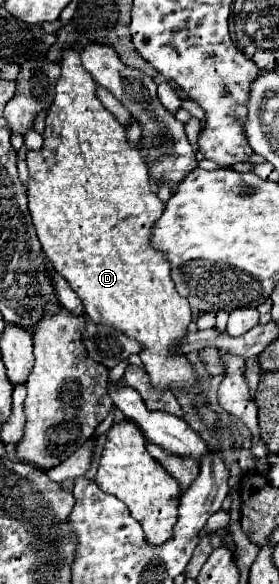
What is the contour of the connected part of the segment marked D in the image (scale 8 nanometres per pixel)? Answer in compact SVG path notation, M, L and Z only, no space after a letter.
M75 47L63 51L63 59L61 59L61 77L59 77L59 83L57 83L57 95L55 95L55 101L53 101L53 107L49 109L47 113L47 121L45 121L45 133L43 133L43 147L39 151L27 151L27 165L29 165L29 183L27 183L27 195L29 195L29 211L31 211L31 217L33 217L33 225L37 229L37 237L43 245L43 251L45 255L51 259L55 271L65 277L69 281L69 285L73 287L73 291L77 291L77 295L81 297L83 305L85 305L85 315L89 319L93 319L95 323L103 323L103 325L111 325L115 329L121 329L127 337L131 339L137 339L141 345L143 345L143 351L141 351L141 359L145 363L145 369L151 377L151 383L153 387L157 389L191 389L195 387L197 383L197 377L195 377L195 371L191 367L191 363L187 361L187 357L183 353L179 355L171 355L171 345L183 337L187 333L187 325L191 323L191 307L189 307L189 301L185 301L177 289L175 289L175 283L171 281L171 267L169 267L169 261L161 255L161 251L157 251L151 243L149 243L149 235L151 235L151 227L153 223L159 219L161 211L163 211L163 203L159 201L157 195L151 193L151 187L149 187L149 179L147 179L147 165L139 153L139 149L133 149L129 143L127 143L127 137L125 137L125 127L113 117L113 113L109 113L101 101L97 99L95 95L95 87L97 83L93 81L93 77L83 69L81 65L81 59L79 59L79 51Z

